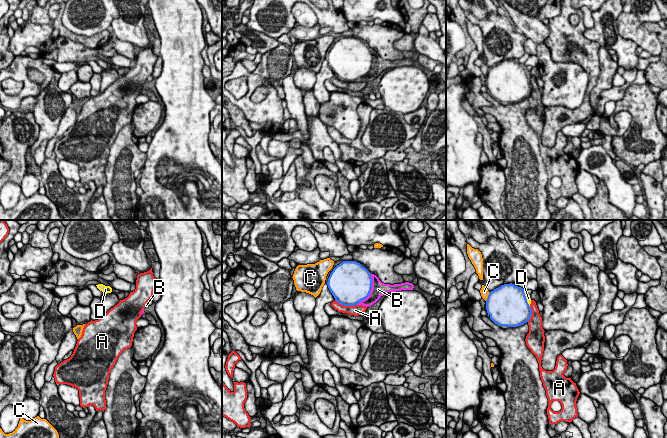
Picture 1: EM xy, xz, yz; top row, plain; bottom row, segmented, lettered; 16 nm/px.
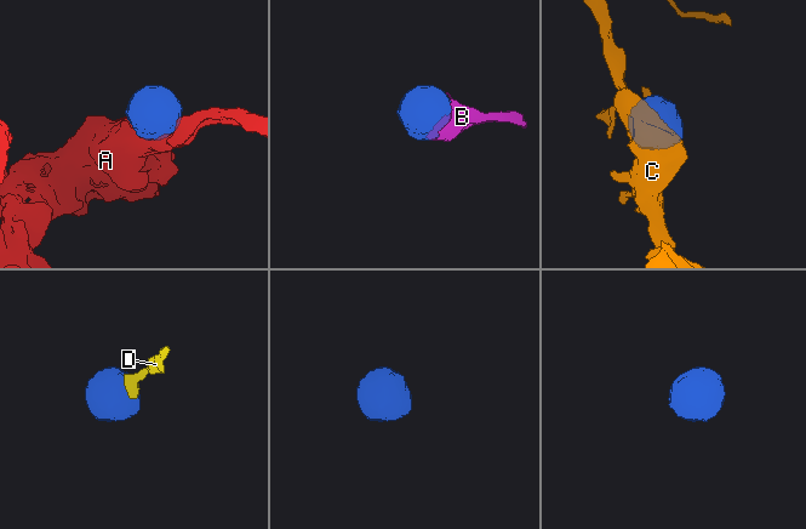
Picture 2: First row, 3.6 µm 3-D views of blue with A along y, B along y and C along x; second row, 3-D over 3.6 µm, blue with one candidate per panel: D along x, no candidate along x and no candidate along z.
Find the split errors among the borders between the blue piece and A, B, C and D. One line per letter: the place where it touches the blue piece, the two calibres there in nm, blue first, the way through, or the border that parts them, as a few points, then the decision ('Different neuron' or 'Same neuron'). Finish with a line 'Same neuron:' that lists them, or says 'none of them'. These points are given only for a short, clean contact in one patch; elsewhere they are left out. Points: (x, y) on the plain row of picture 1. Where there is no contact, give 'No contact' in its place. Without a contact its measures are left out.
A: Touches blue at xz (346, 81). Thickness 500 nm (blue) against 170 nm. Different neuron
B: Touches blue at xz (370, 66). Thickness 500 nm (blue) against 240 nm. Same neuron
C: Touches blue at yz (488, 72). Thickness 500 nm (blue) against 130 nm. Different neuron
D: Touches blue at yz (525, 74). Thickness 550 nm (blue) against 70 nm. Path across: yz (510, 78), (520, 77), (525, 74), (528, 74). Same neuron
Same neuron: B, D

